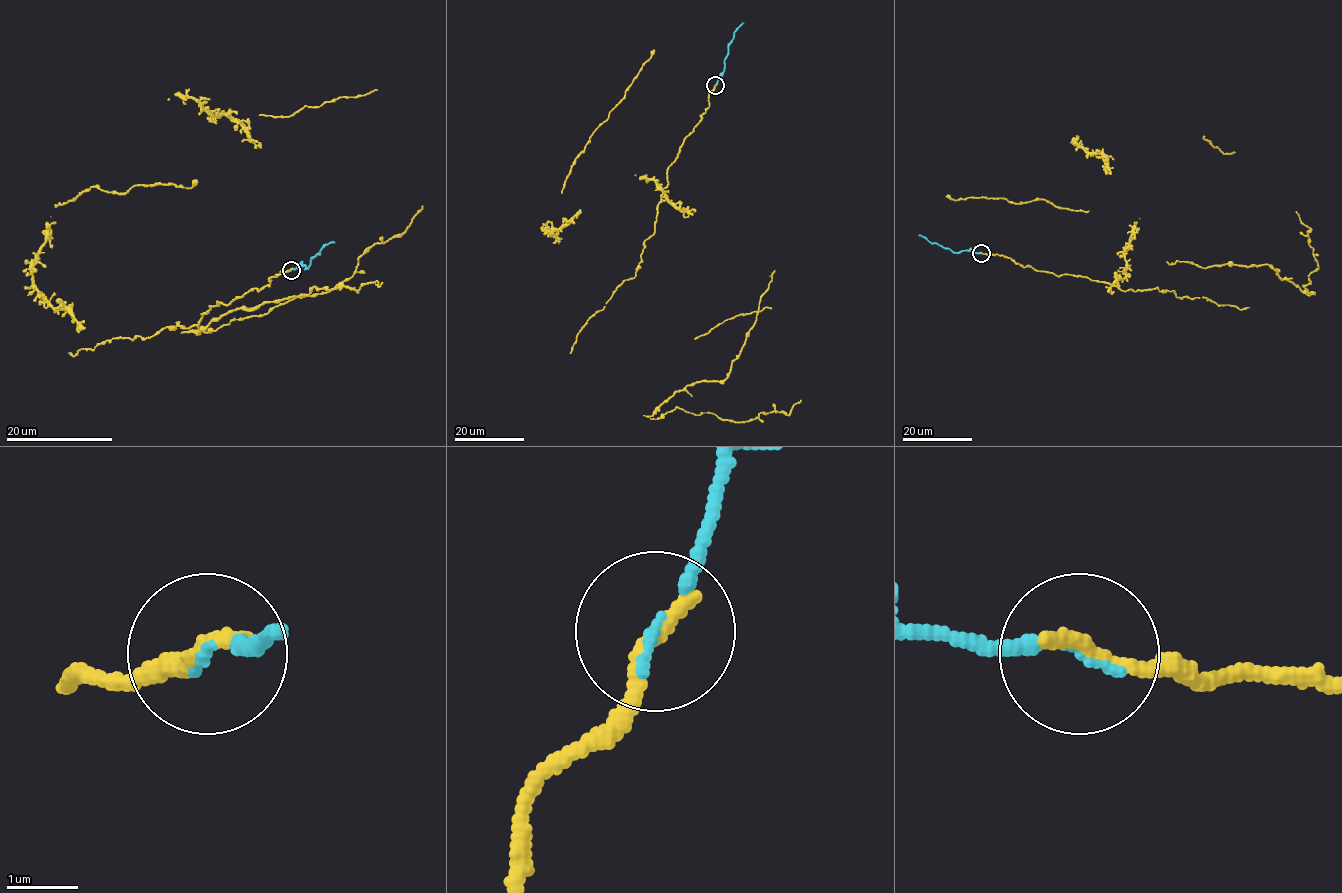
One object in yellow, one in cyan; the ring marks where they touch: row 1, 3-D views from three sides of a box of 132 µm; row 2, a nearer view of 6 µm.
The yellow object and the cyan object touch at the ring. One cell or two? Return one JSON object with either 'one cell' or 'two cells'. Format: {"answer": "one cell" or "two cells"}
{"answer": "one cell"}

